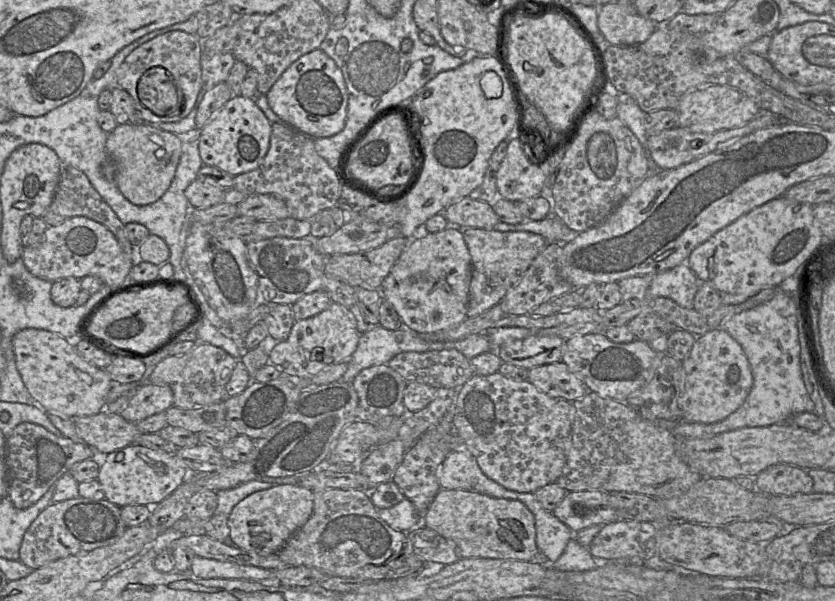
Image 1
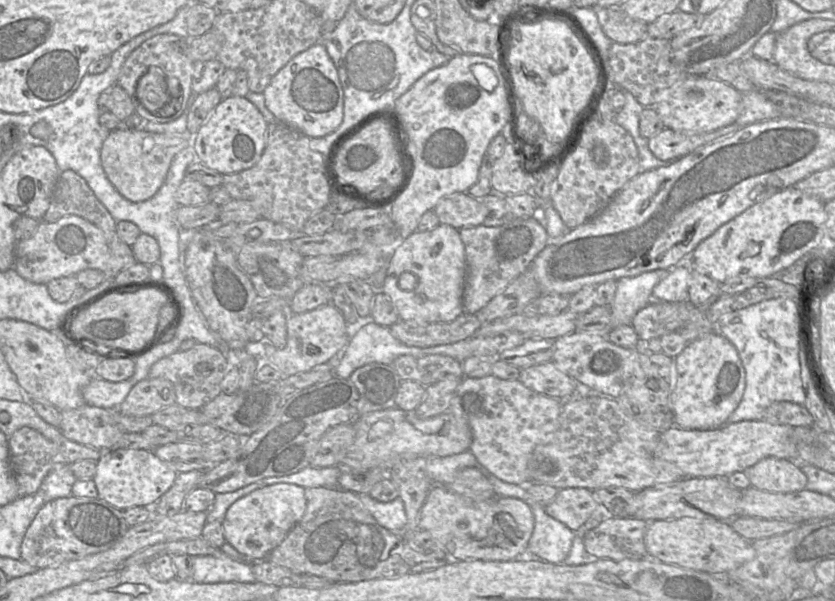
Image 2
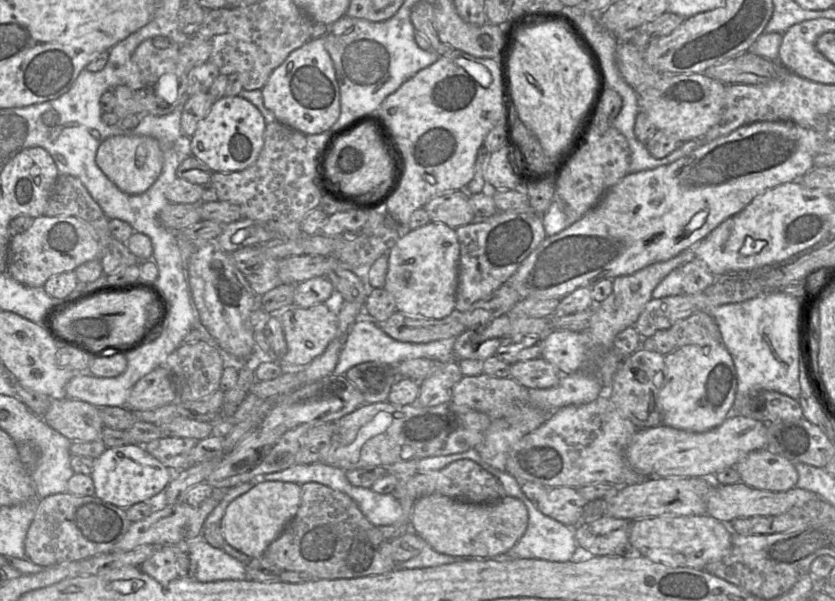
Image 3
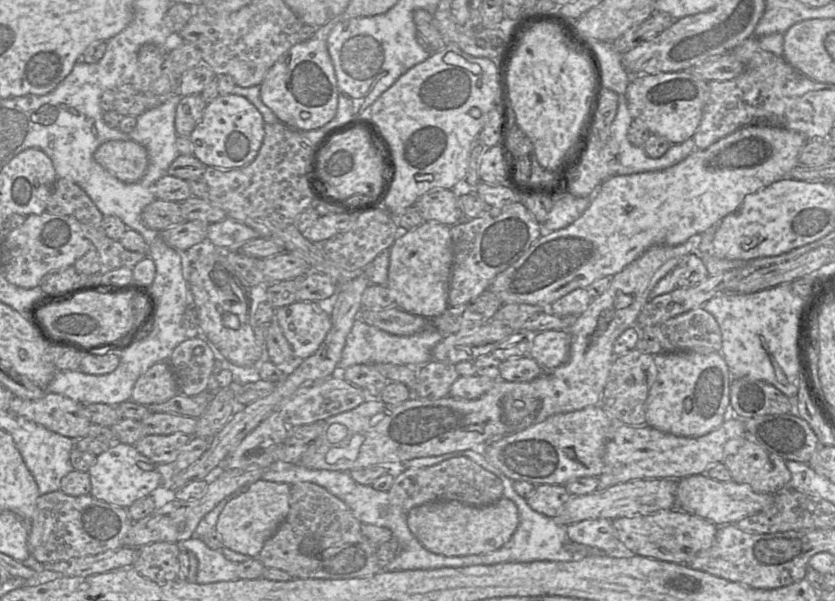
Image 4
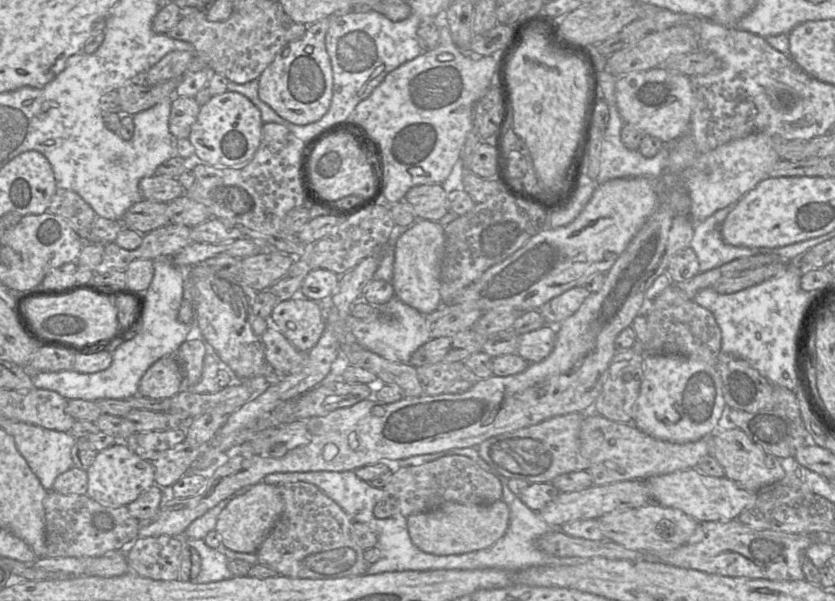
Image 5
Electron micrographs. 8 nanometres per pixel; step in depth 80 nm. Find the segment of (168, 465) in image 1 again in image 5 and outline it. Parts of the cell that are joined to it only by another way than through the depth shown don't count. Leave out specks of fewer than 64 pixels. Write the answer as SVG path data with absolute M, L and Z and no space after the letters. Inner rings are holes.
M117 441L114 445L100 451L88 468L87 474L86 495L101 505L111 508L127 507L155 485L152 463L135 454L122 441Z

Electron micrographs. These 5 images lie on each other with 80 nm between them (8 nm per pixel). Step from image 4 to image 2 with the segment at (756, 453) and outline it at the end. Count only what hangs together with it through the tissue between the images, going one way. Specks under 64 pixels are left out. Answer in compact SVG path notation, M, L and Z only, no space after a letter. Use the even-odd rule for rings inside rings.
M763 458L744 471L752 487L763 491L791 493L804 490L807 477L788 459Z

